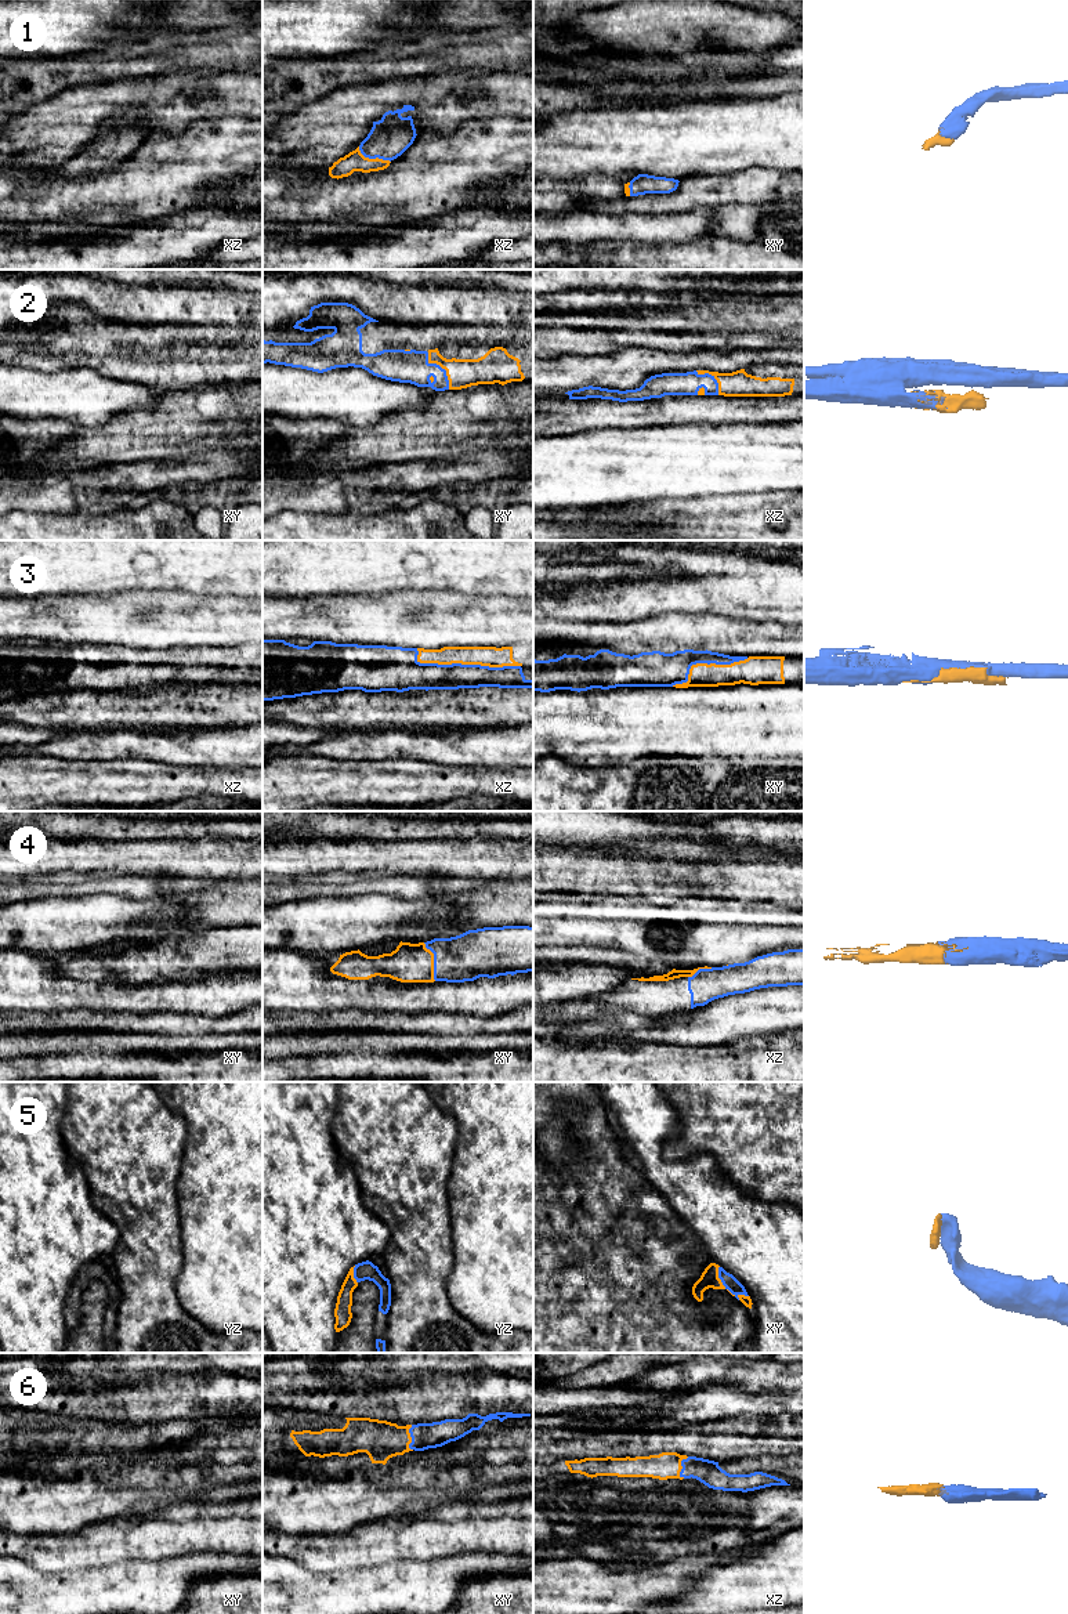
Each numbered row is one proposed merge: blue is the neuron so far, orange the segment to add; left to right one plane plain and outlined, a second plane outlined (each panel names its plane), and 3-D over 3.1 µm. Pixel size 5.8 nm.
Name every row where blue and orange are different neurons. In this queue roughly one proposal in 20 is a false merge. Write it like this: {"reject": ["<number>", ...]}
{"reject": []}

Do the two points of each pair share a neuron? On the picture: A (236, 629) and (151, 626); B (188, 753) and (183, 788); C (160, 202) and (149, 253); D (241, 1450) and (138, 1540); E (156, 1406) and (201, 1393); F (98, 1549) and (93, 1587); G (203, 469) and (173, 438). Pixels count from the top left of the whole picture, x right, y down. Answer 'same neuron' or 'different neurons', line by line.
A: same neuron
B: different neurons
C: different neurons
D: different neurons
E: same neuron
F: different neurons
G: different neurons

